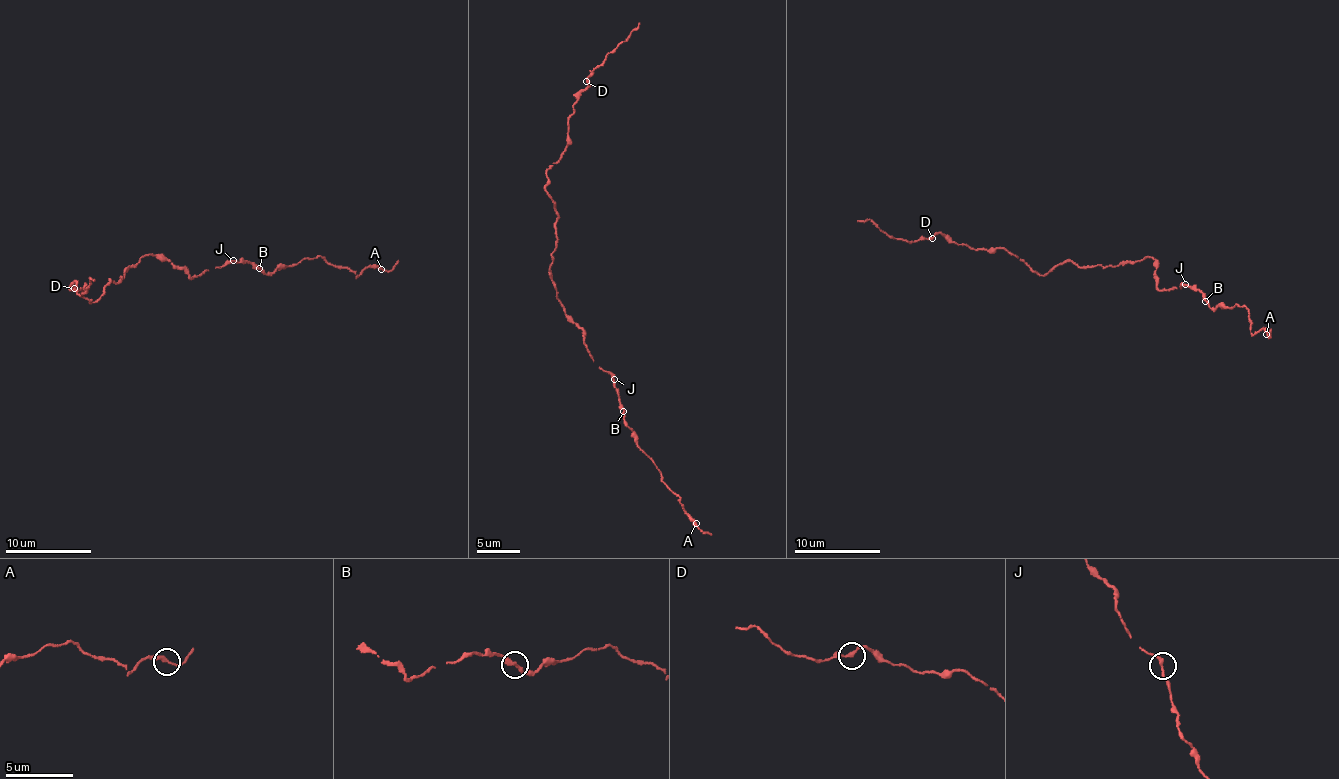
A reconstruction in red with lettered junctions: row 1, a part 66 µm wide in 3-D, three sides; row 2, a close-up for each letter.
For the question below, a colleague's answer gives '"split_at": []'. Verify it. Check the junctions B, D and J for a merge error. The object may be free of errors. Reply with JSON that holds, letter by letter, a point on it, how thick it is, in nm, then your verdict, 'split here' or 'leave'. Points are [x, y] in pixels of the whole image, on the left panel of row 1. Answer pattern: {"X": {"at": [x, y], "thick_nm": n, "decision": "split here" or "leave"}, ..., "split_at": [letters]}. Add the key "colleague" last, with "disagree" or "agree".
{"B": {"at": [259, 268], "thick_nm": 260, "decision": "leave"}, "D": {"at": [74, 288], "thick_nm": 200, "decision": "leave"}, "J": {"at": [233, 260], "thick_nm": 240, "decision": "leave"}, "split_at": [], "colleague": "agree"}

